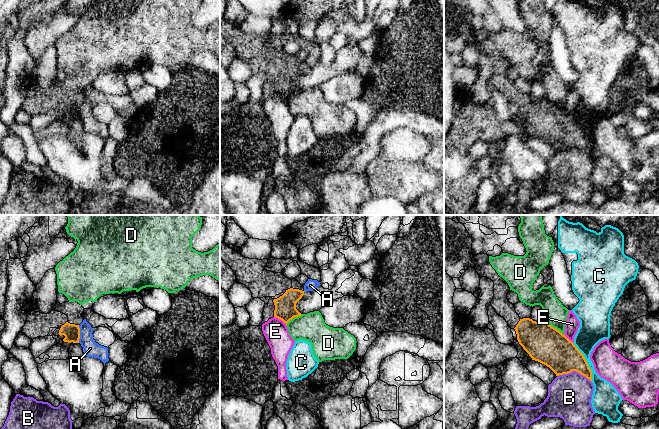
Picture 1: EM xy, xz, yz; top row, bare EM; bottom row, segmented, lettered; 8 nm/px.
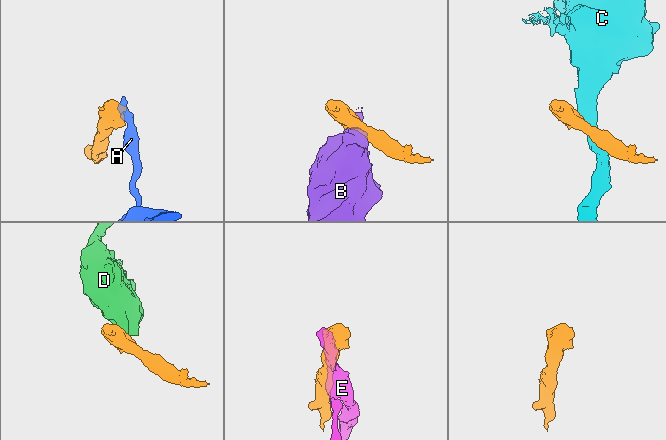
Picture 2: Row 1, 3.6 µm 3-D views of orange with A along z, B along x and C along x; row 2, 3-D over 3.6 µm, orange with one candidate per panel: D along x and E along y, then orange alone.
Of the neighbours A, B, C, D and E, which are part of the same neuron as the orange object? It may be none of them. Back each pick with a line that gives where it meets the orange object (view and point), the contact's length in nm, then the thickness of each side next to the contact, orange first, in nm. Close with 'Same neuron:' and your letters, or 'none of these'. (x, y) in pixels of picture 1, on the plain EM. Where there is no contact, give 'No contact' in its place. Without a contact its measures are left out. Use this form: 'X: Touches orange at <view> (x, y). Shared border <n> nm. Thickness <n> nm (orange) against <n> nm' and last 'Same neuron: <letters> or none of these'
Same neuron: none of these

